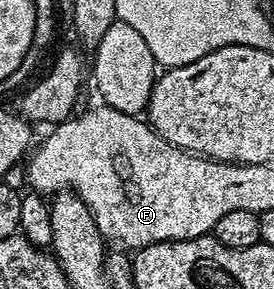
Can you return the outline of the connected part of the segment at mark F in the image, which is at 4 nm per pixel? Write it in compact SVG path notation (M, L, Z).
M104 104L97 105L96 110L87 110L76 113L65 122L60 122L54 127L55 130L39 147L34 147L33 153L30 155L27 166L27 178L31 181L30 189L44 196L54 196L60 190L72 189L79 198L85 200L87 207L93 212L93 216L97 220L97 228L103 233L104 239L108 243L120 242L128 251L144 250L146 246L152 246L158 242L188 242L194 238L202 238L210 235L214 231L217 220L221 220L221 216L226 216L228 212L234 212L235 209L245 205L243 193L246 192L247 186L243 183L243 174L245 167L240 162L214 162L211 158L204 158L198 154L191 153L190 150L182 150L173 144L169 144L156 130L152 130L146 121L141 121L138 117L127 115L125 112L115 111L113 107Z

